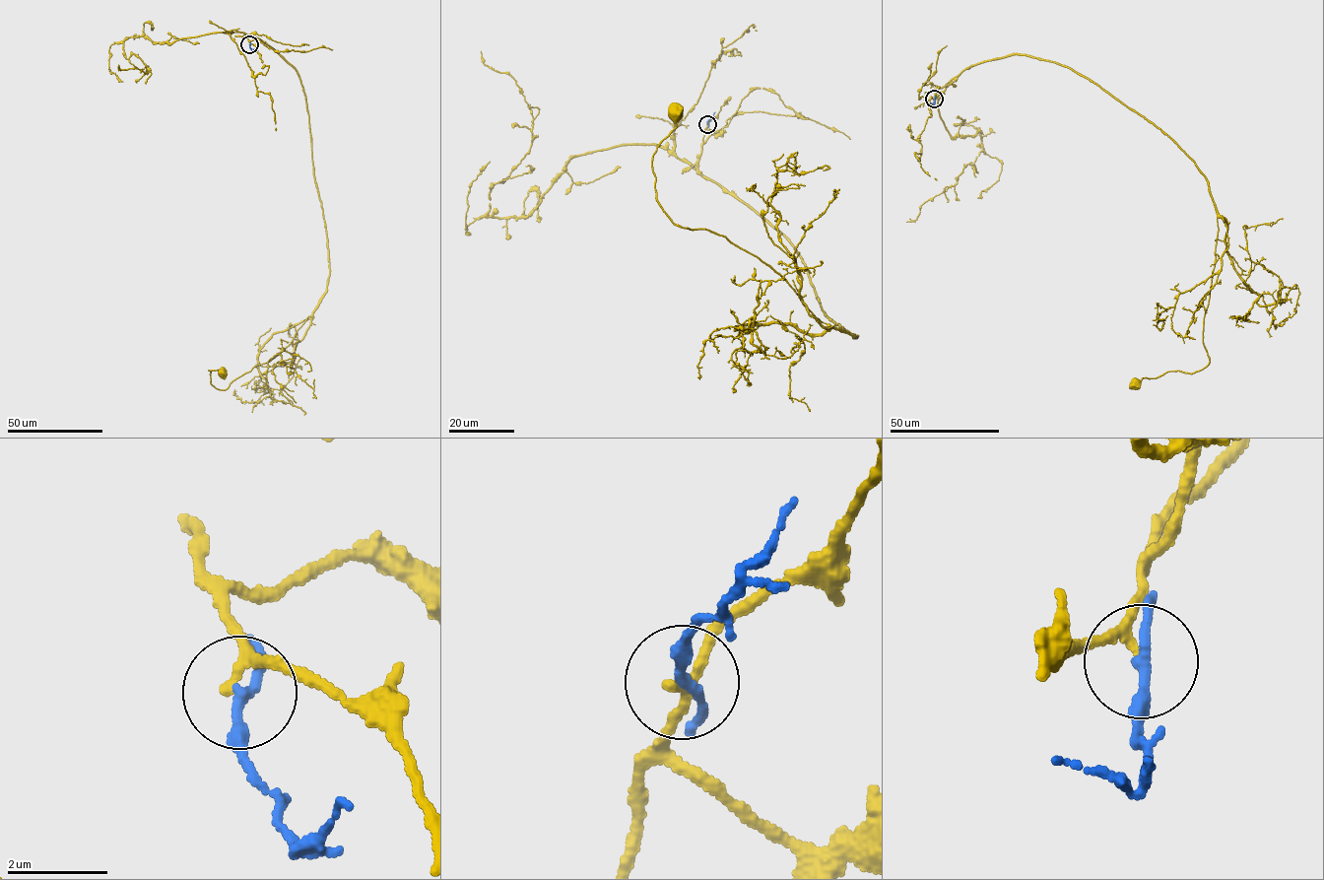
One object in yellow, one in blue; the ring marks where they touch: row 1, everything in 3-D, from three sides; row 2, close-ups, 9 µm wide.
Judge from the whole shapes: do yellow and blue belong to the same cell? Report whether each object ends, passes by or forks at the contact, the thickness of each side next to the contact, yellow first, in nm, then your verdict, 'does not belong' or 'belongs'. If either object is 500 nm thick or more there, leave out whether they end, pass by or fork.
yellow passes by; blue passes by; calibres 150 and 190 nm; does not belong

